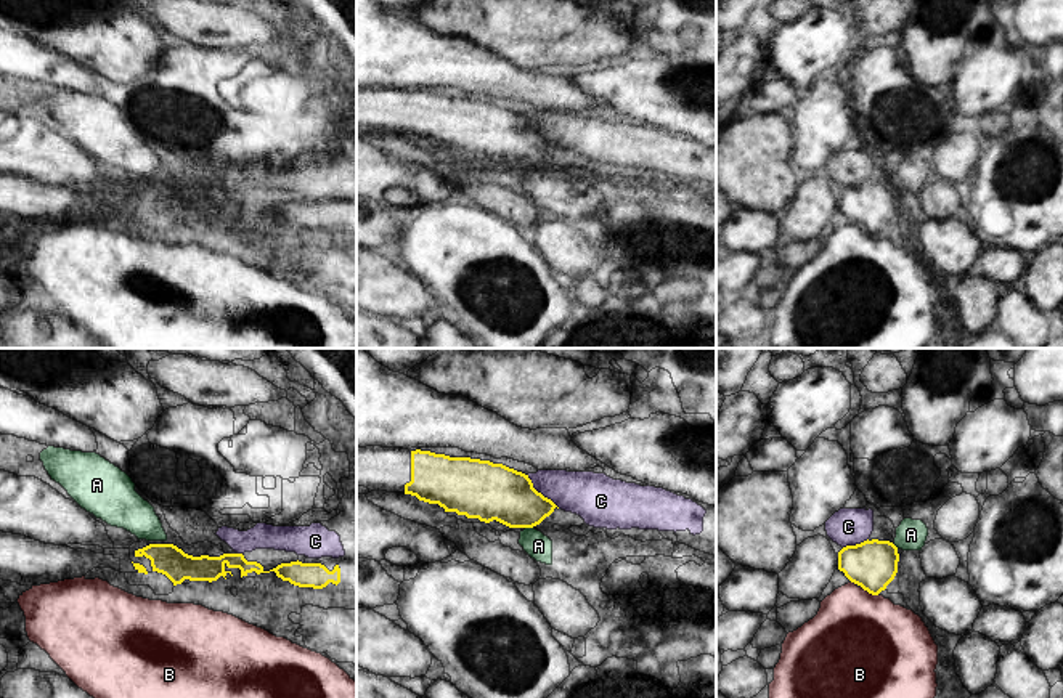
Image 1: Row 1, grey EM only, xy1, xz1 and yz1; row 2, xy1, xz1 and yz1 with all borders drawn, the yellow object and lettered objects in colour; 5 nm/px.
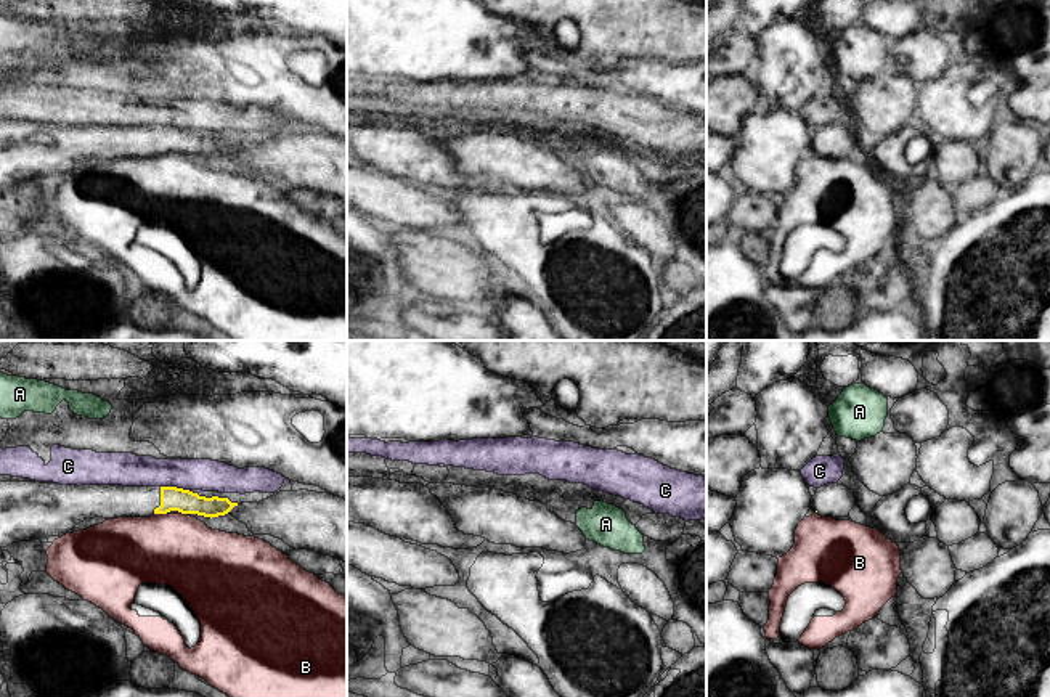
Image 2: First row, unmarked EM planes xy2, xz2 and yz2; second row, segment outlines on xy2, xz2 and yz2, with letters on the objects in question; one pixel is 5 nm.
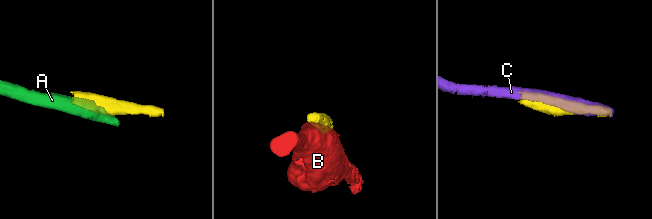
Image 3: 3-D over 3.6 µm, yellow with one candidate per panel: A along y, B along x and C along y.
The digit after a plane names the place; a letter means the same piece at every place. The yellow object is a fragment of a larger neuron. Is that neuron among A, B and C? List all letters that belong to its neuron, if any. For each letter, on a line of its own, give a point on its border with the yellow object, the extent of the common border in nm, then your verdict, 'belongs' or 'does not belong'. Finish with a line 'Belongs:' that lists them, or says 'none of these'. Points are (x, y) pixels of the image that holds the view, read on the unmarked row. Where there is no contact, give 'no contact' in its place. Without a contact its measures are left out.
A: xz1 (529, 167) | 40 nm | does not belong
B: yz1 (869, 233) | 100 nm | does not belong
C: xz1 (540, 133) | 240 nm | does not belong
Belongs: none of these

